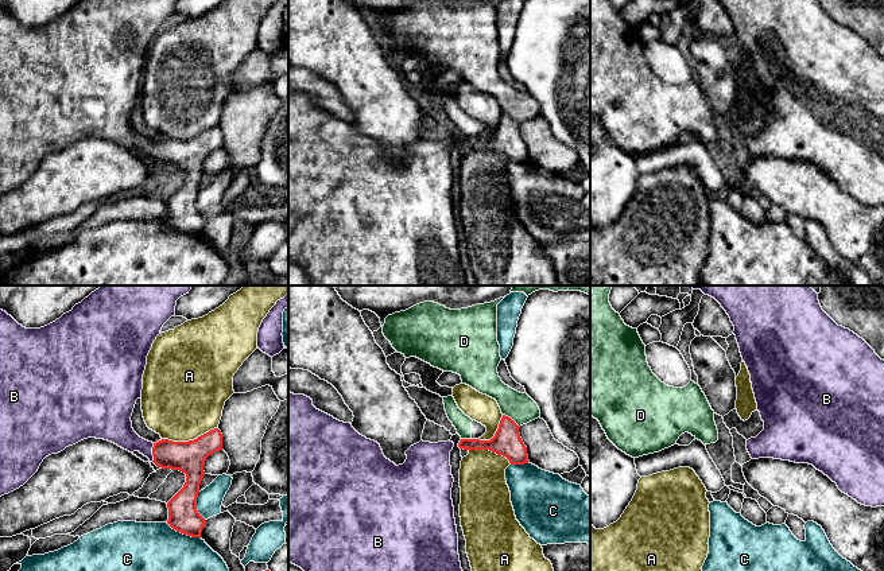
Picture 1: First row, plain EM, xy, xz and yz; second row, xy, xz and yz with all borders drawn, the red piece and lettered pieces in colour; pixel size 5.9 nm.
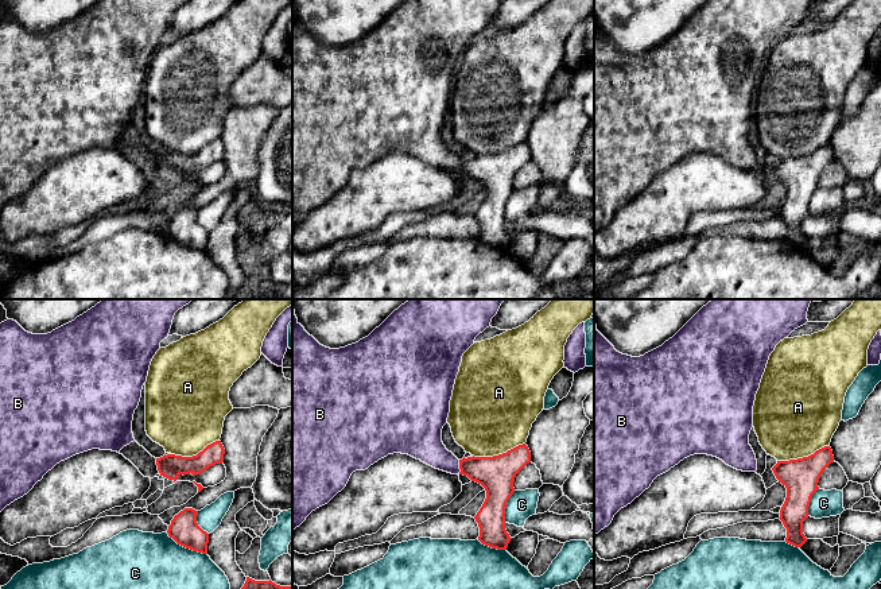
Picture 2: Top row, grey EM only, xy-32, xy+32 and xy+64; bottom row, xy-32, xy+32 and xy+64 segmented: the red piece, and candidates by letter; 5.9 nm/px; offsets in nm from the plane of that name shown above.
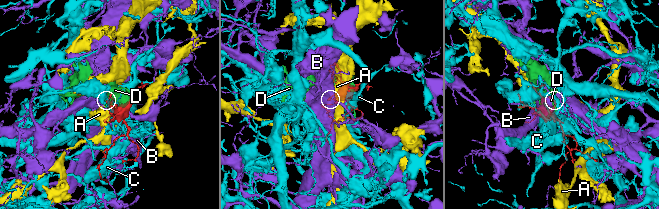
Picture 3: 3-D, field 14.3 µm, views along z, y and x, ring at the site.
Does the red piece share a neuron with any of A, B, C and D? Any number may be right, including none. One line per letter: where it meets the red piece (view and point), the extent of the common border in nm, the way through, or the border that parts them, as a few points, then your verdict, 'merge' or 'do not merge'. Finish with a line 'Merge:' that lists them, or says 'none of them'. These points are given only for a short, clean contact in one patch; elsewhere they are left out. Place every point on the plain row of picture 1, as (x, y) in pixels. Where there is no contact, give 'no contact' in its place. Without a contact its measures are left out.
A: meets red in xy at (189, 139); contact 340 nm long; do not merge
B: meets red in xy at (152, 151); contact 110 nm long; runs through xy (189, 155), (152, 151), (131, 140), (117, 128); merge
C: meets red in xy at (183, 232); contact 220 nm long; do not merge
D: meets red in xz at (510, 116); contact 130 nm long; do not merge
Merge: B

